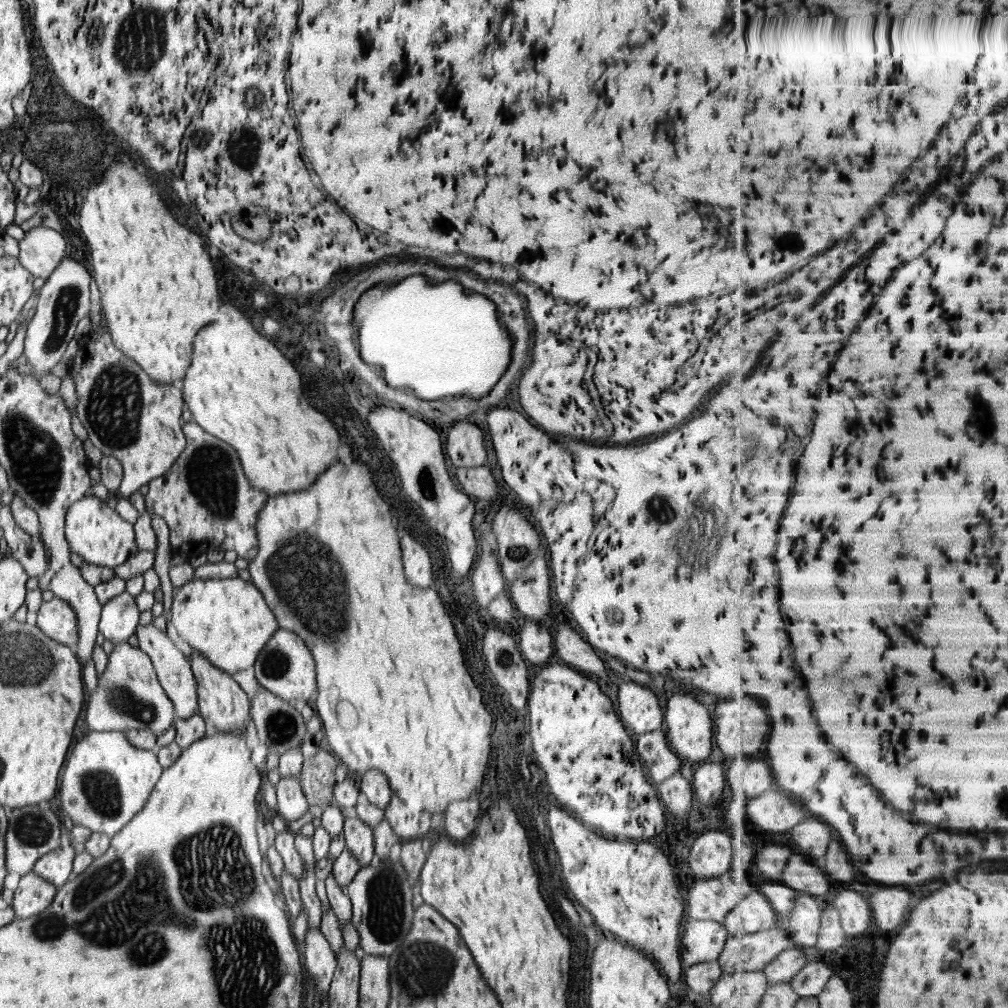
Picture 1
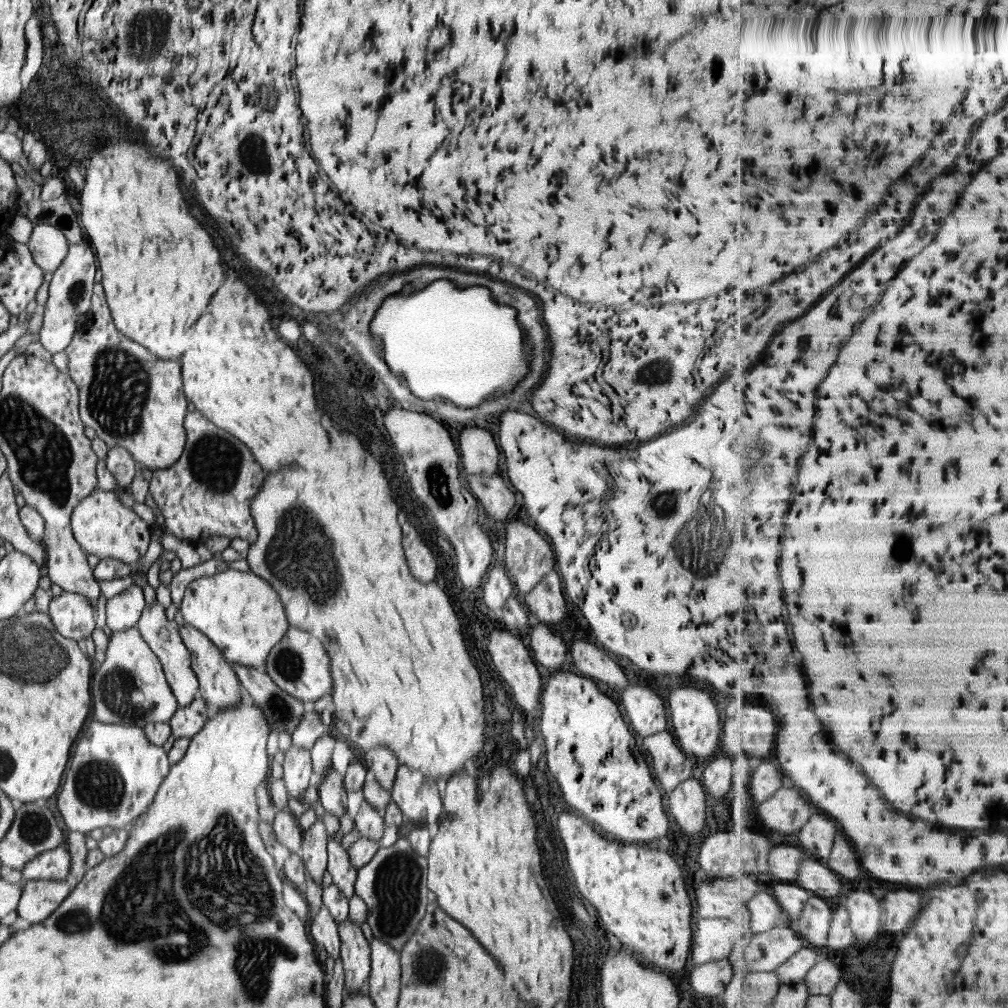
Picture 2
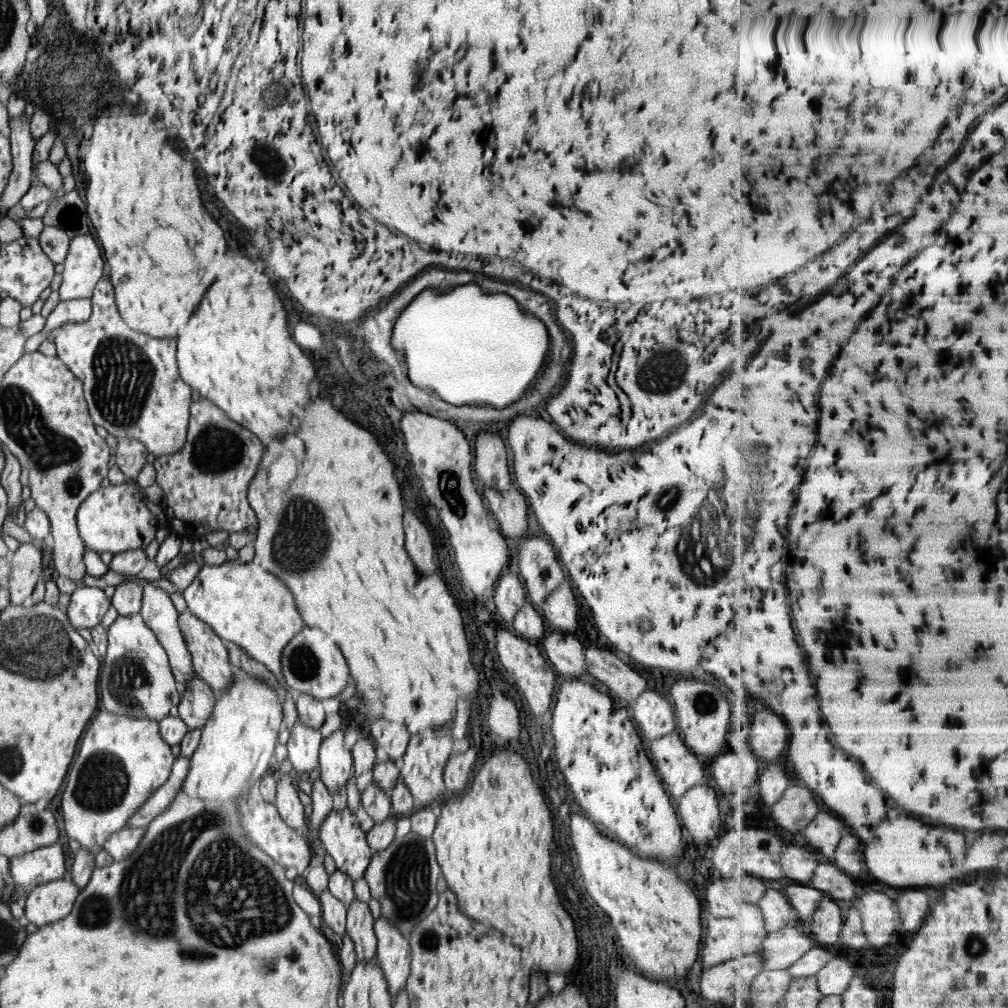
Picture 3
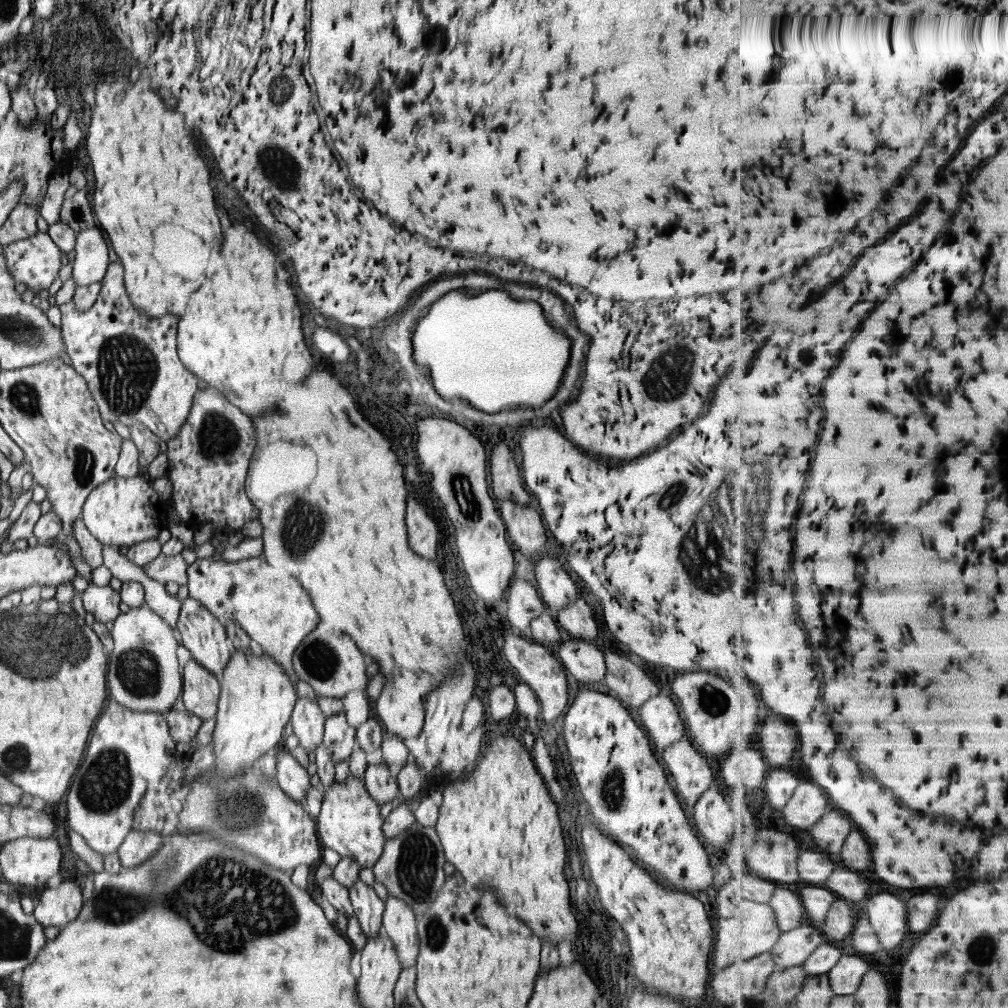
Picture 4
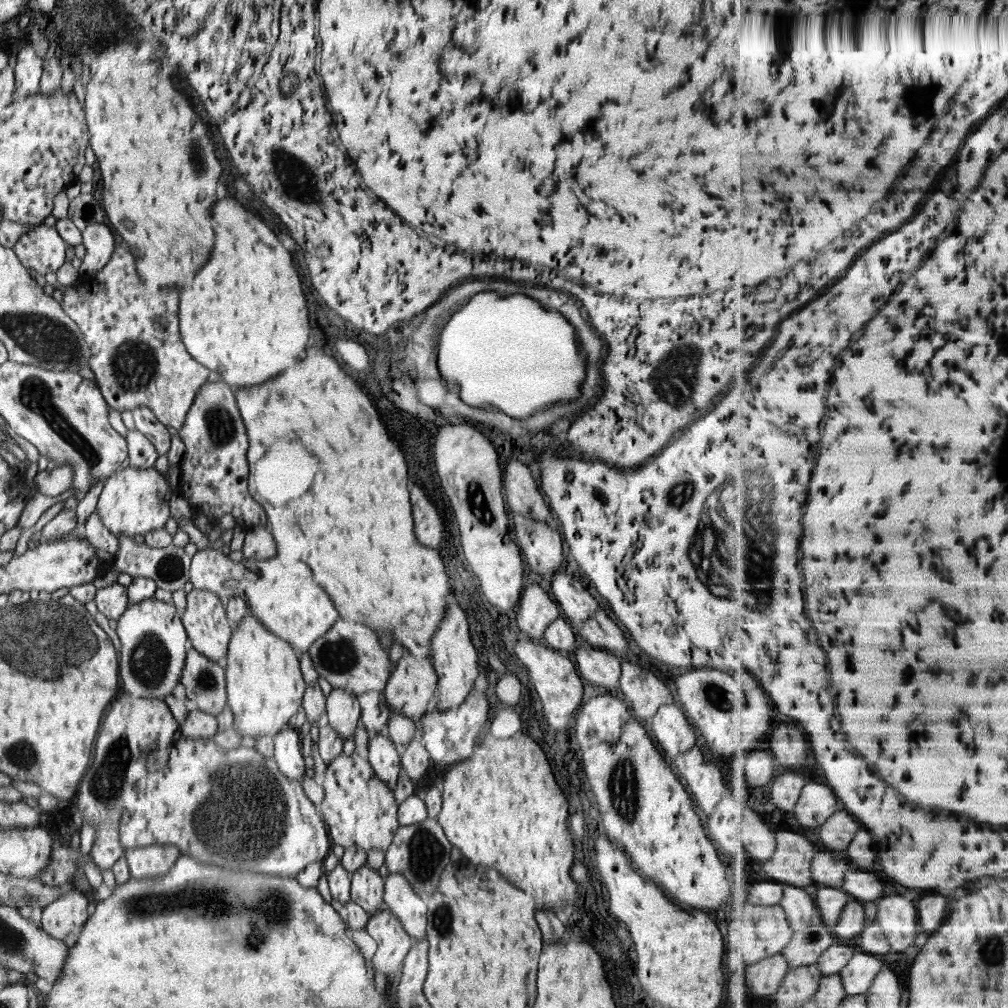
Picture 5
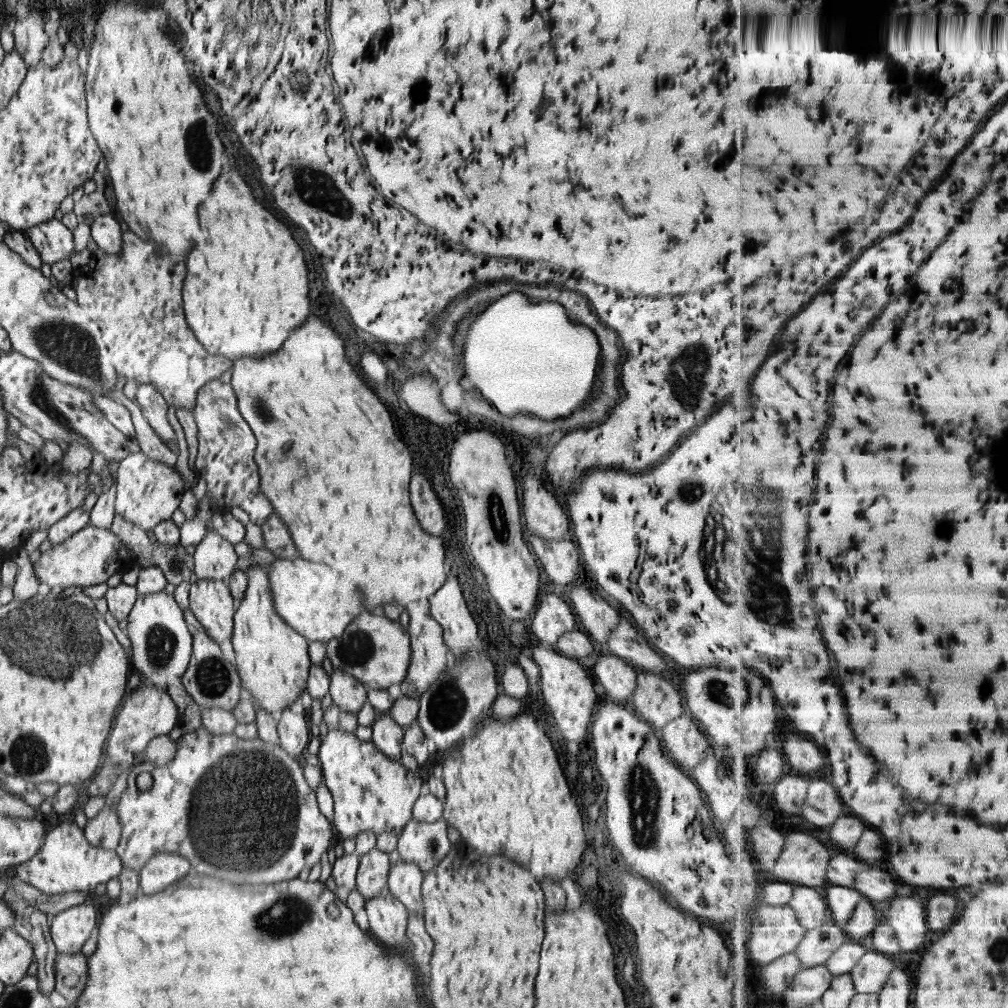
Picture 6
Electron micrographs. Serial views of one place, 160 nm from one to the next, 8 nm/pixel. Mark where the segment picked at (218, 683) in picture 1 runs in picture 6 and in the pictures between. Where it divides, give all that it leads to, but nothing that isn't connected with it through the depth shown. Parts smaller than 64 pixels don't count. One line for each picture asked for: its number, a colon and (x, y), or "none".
2: (218, 684)
3: (210, 658)
4: (200, 631)
5: (205, 620)
6: (210, 600)

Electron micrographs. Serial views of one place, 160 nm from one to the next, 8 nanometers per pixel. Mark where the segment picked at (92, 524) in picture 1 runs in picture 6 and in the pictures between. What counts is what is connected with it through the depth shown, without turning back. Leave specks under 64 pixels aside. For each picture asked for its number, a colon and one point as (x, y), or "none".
2: (102, 526)
3: (115, 519)
4: (122, 511)
5: (134, 501)
6: (148, 491)

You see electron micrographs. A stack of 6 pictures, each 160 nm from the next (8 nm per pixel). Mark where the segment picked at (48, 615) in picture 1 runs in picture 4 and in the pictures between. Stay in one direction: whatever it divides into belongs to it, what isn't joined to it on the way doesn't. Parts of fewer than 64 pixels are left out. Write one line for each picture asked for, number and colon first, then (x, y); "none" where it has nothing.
2: (72, 615)
3: (88, 605)
4: (104, 602)

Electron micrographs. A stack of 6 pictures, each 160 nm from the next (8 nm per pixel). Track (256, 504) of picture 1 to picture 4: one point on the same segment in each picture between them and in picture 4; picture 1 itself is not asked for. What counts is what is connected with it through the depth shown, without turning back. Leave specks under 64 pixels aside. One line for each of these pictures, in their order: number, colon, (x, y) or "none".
2: (208, 491)
3: (205, 483)
4: (209, 459)

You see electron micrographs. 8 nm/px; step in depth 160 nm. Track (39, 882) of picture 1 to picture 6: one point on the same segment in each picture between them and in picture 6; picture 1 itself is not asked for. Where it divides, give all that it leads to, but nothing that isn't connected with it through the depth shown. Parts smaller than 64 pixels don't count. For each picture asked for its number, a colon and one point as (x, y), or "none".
2: (40, 898)
3: (52, 901)
4: (58, 905)
5: (66, 914)
6: (72, 927)

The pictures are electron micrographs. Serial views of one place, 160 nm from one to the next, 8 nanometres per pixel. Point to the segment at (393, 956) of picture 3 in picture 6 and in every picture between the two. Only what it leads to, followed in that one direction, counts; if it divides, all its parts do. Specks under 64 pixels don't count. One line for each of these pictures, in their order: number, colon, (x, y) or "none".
4: (399, 921)
5: (411, 910)
6: (404, 880)

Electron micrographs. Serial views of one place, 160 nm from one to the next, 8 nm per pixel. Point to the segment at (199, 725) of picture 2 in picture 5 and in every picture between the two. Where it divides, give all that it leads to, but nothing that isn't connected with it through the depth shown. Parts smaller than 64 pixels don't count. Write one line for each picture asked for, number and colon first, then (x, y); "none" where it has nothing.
3: (197, 702)
4: (201, 689)
5: (204, 680)

